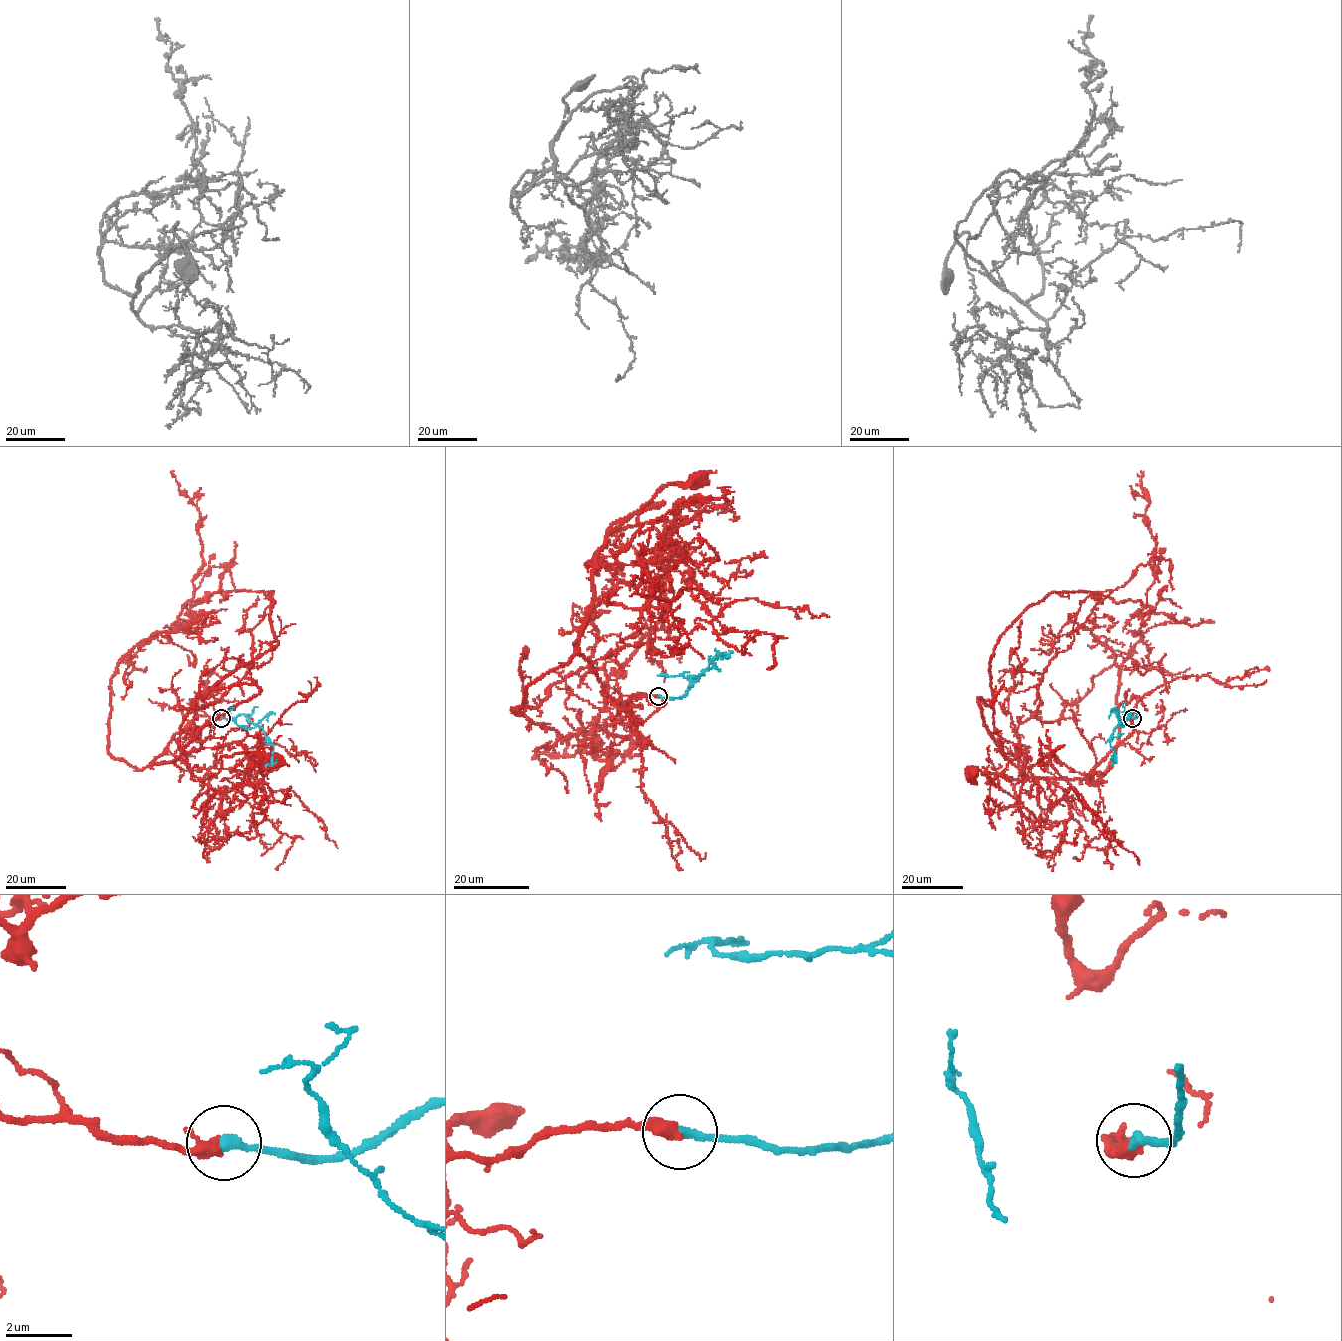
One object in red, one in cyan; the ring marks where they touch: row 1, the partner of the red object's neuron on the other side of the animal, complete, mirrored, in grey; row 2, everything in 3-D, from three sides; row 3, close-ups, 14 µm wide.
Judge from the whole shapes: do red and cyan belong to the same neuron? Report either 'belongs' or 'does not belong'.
belongs

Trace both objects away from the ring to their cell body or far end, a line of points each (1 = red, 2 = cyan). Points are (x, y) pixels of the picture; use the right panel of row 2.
1: (1131, 717), (1133, 732), (1083, 778), (1026, 778), (1021, 754), (989, 780), (996, 786), (983, 767), (969, 773)
2: (1132, 717), (1136, 717), (1135, 711), (1114, 729), (1110, 742), (1115, 752), (1115, 762), (1112, 765)

